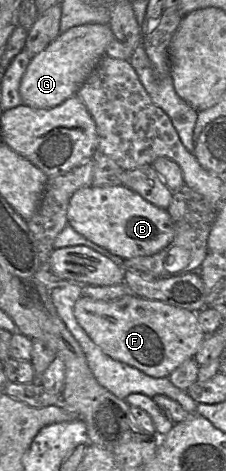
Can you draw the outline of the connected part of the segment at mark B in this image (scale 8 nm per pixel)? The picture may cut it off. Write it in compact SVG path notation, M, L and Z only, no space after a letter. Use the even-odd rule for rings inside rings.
M124 185L88 186L70 199L68 224L80 235L122 259L151 256L165 248L174 236L167 210L158 208Z

